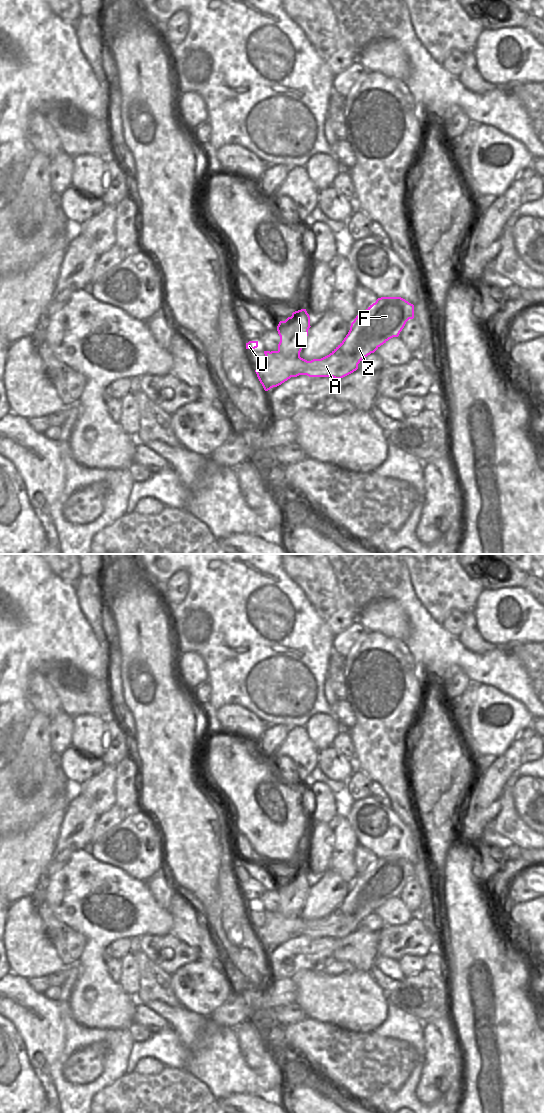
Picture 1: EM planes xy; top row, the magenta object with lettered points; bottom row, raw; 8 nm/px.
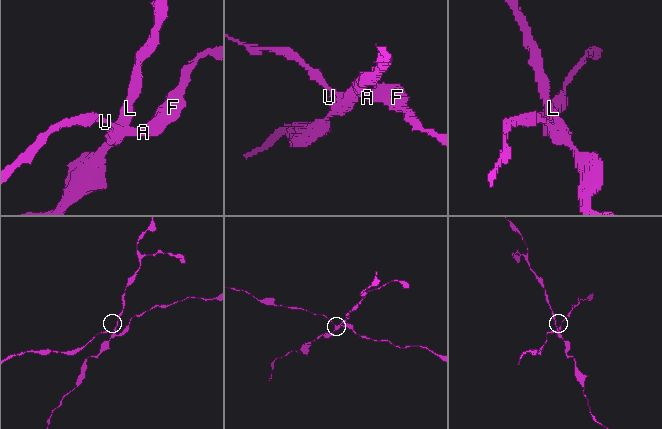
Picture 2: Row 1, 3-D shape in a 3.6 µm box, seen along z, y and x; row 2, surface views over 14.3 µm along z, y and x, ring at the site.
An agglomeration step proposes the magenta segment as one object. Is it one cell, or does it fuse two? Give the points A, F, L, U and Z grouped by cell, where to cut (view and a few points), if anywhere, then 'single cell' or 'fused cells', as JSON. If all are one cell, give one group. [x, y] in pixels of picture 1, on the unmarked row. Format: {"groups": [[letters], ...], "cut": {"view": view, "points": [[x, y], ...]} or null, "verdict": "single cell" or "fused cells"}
{"groups": [["A", "F", "U", "Z"], ["L"]], "cut": {"view": "xy", "points": [[284, 916], [282, 927], [292, 936]]}, "verdict": "fused cells"}

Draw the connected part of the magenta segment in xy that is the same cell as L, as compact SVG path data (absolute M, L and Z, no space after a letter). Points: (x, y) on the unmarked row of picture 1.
M306 869L295 871L291 877L279 882L277 886L280 896L279 914L264 911L266 922L263 927L255 930L265 951L281 945L292 937L282 928L282 922L285 917L289 919L300 917L310 887L310 876Z

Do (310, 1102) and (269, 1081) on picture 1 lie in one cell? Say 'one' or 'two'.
two

